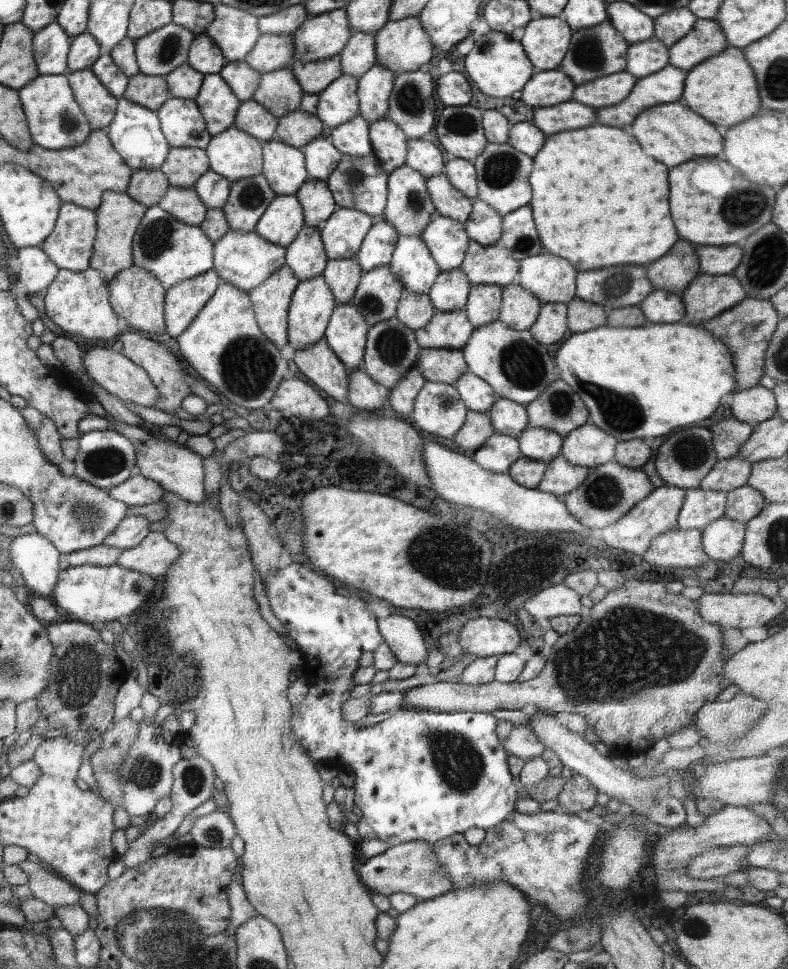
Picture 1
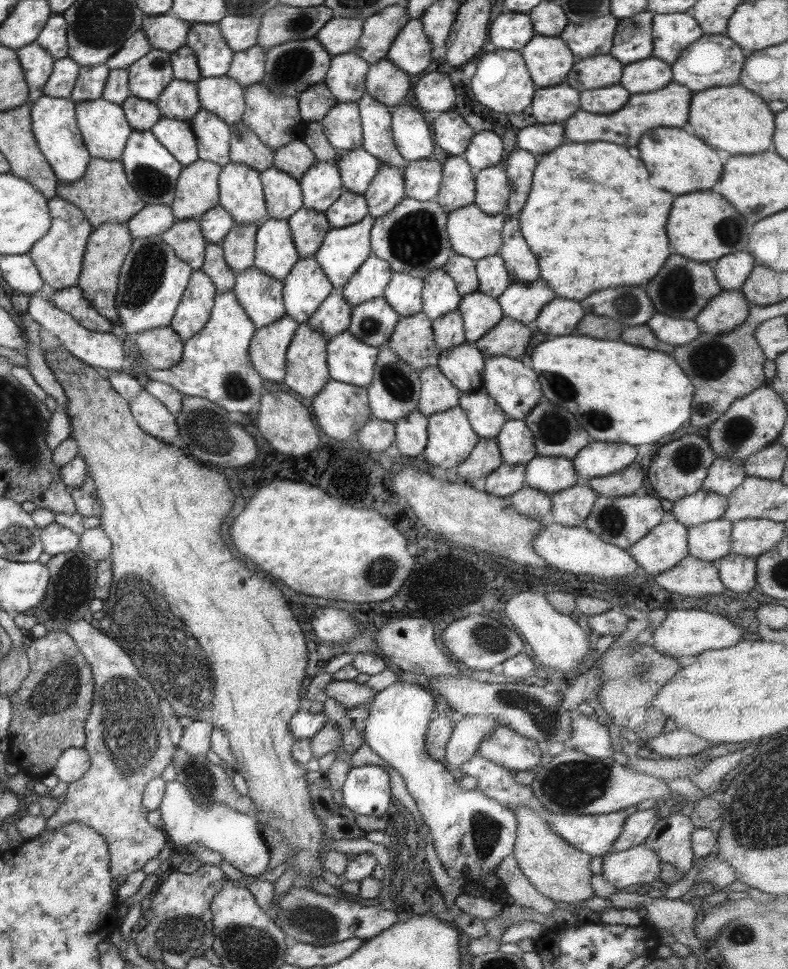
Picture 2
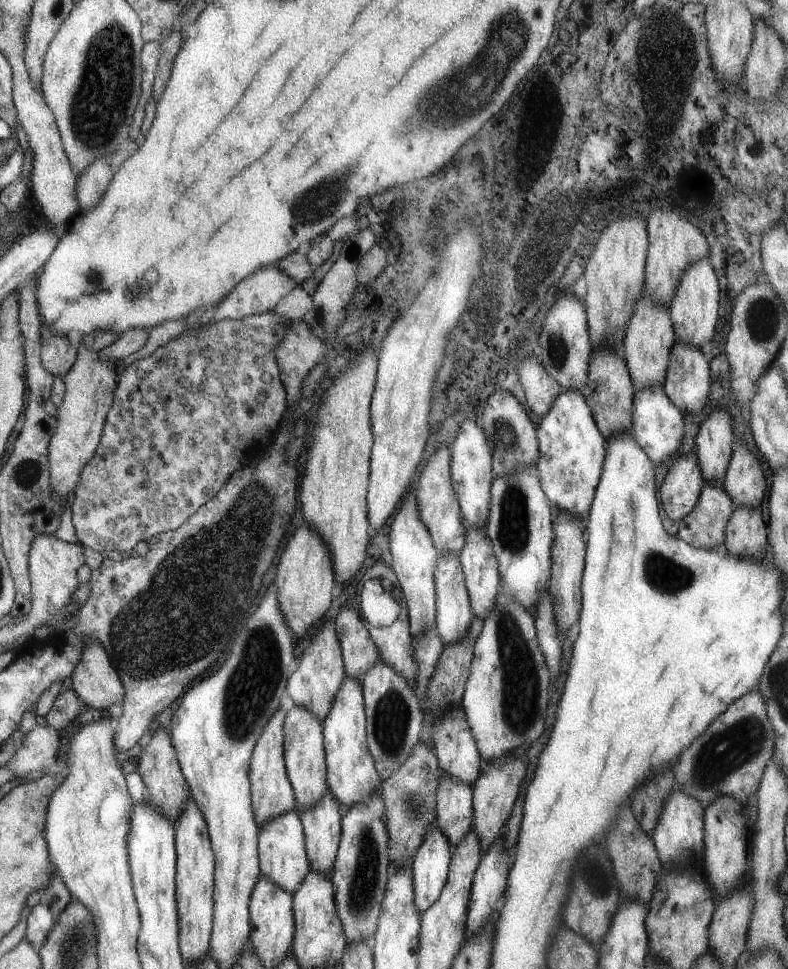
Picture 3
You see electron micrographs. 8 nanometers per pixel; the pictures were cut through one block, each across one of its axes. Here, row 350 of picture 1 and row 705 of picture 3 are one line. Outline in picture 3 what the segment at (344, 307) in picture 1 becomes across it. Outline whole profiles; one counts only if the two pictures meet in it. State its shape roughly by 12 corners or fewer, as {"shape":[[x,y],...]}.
{"shape":[[357,679],[322,720],[326,786],[341,812],[381,779]]}

